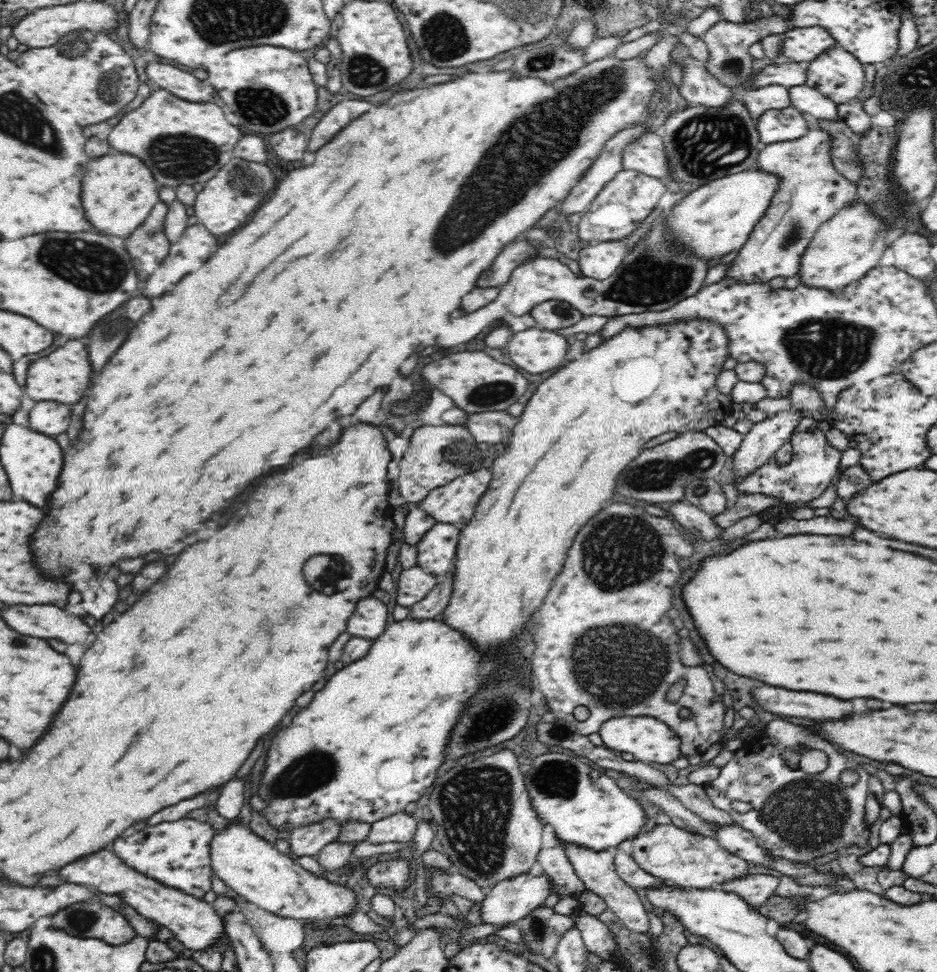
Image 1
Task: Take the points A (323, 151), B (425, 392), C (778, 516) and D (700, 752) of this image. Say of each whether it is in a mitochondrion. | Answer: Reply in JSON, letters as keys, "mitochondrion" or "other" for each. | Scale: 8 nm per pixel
{"A":"other","B":"other","C":"other","D":"other"}

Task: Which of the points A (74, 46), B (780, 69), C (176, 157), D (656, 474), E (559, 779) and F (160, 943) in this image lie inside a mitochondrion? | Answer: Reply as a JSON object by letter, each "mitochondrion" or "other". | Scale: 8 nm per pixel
{"A":"mitochondrion","B":"other","C":"mitochondrion","D":"mitochondrion","E":"mitochondrion","F":"other"}

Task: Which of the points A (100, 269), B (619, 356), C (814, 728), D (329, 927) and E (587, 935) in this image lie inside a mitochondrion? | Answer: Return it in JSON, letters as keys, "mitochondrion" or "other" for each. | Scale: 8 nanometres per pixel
{"A":"mitochondrion","B":"other","C":"other","D":"other","E":"other"}

